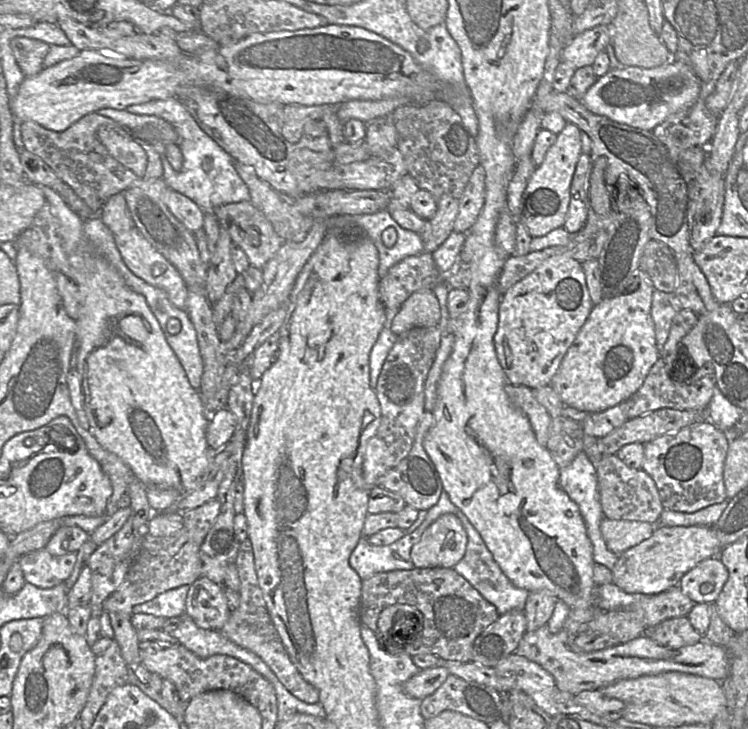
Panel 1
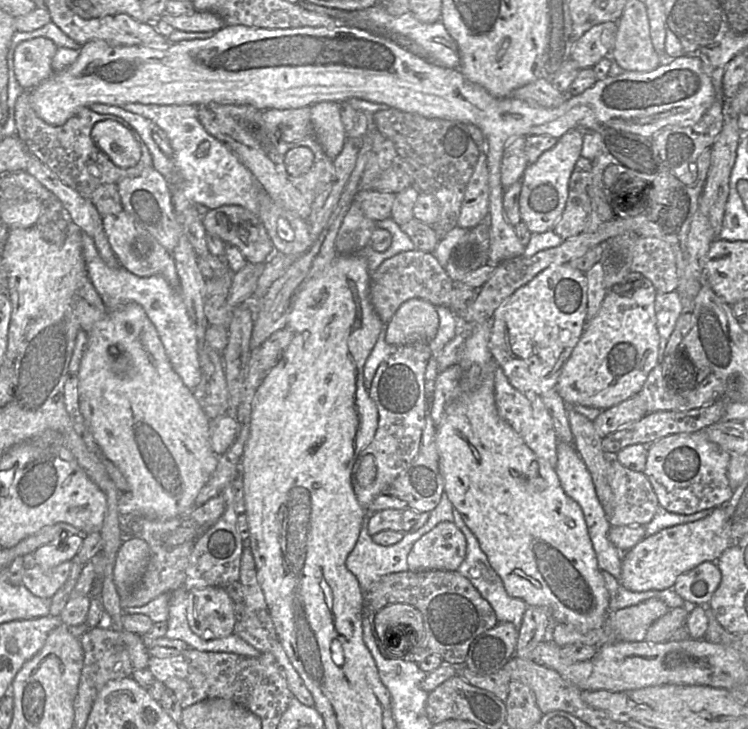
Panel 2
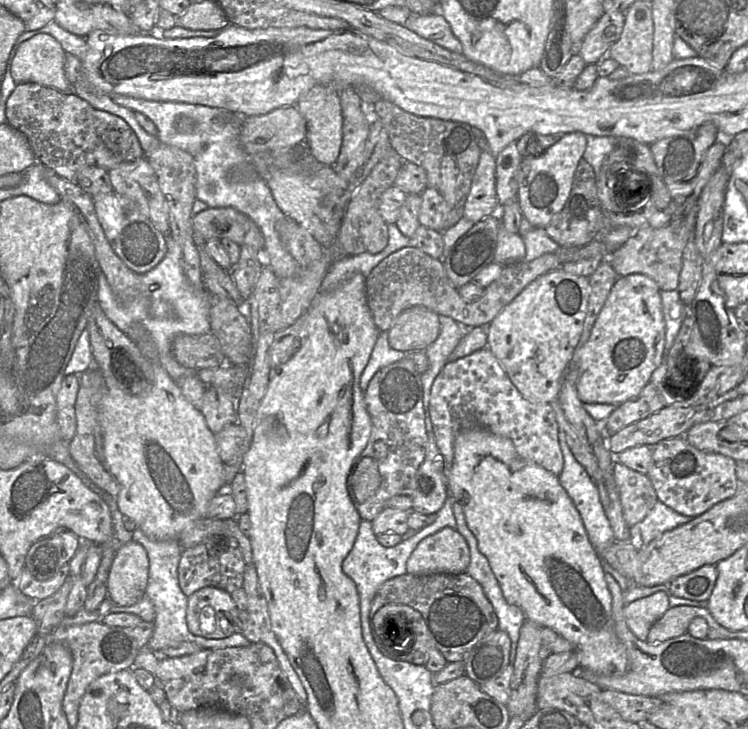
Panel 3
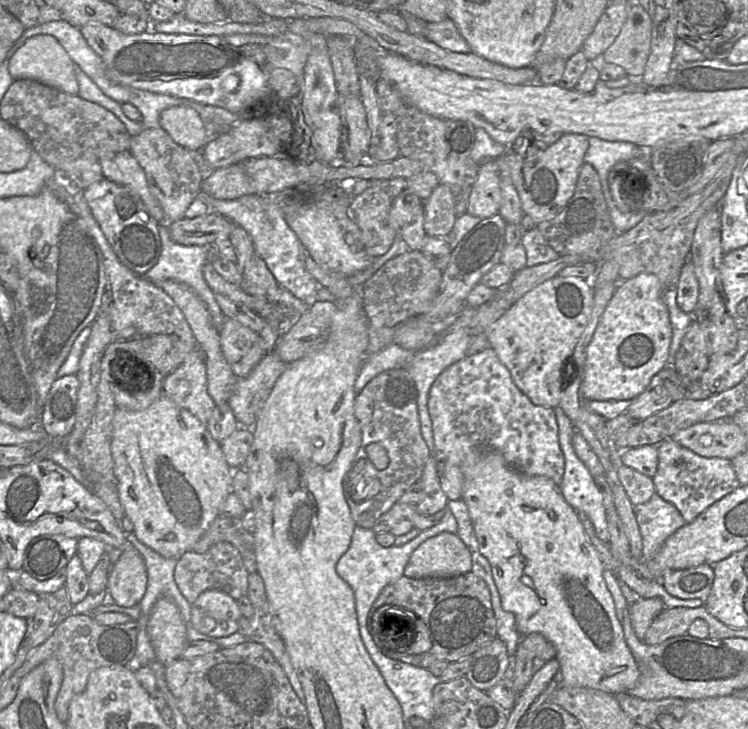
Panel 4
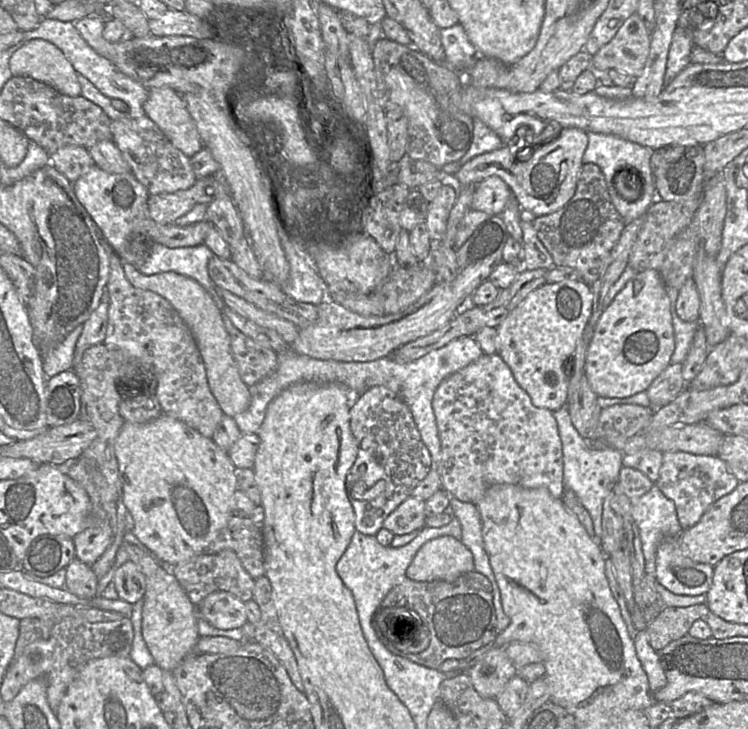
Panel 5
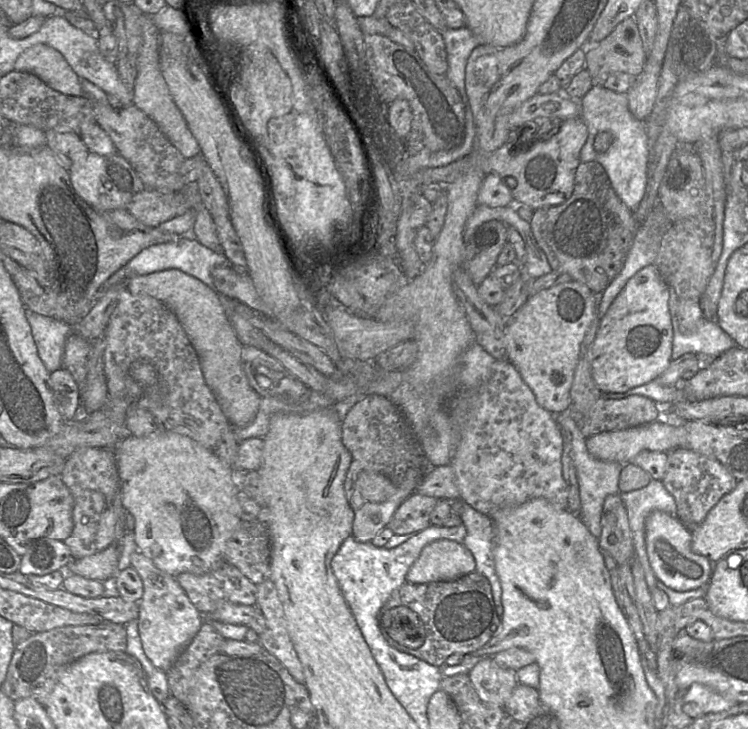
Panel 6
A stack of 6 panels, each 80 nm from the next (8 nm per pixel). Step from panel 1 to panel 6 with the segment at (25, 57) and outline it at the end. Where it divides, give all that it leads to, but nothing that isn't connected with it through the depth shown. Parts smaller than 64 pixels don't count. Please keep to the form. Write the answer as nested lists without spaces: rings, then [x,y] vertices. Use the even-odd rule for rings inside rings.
[[[36,44],[26,49],[17,58],[14,70],[34,74],[62,94],[84,95],[80,78],[64,56],[48,45]]]

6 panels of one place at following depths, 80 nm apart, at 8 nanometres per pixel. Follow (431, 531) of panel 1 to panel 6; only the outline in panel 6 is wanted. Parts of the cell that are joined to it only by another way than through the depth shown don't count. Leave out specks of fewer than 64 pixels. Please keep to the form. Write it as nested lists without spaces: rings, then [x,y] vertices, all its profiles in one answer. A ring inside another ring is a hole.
[[[440,539],[427,544],[406,574],[406,580],[413,584],[439,581],[454,581],[475,572],[475,559],[462,543]]]

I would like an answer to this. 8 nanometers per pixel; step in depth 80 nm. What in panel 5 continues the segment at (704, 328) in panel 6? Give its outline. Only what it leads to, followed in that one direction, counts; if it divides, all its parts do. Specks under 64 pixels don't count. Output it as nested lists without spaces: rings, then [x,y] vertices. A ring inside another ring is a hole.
[[[667,287],[667,294],[670,300],[670,312],[674,331],[674,350],[670,358],[670,364],[682,363],[687,356],[699,322],[685,322],[681,320],[676,312],[678,290],[673,287]]]

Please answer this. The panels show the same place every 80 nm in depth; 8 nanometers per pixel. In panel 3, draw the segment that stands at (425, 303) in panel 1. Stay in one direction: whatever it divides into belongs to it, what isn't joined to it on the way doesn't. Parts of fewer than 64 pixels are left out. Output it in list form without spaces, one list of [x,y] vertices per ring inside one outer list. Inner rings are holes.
[[[424,306],[405,309],[388,331],[389,344],[400,351],[420,351],[439,336],[439,316]]]

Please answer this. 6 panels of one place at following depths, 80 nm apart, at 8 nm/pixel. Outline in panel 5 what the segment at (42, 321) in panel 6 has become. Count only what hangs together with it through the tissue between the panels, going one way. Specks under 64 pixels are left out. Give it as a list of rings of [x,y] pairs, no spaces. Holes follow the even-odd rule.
[[[78,326],[58,344],[41,349],[43,369],[48,378],[73,369],[74,353],[81,332],[82,326]]]

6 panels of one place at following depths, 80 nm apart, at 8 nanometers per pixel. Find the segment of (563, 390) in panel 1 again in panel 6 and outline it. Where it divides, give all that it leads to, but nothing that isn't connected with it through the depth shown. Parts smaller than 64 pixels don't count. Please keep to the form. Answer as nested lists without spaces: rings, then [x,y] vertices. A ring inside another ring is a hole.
[[[650,264],[634,274],[600,321],[591,350],[592,377],[602,394],[622,393],[657,379],[669,366],[673,329],[668,308],[669,286],[657,267]]]

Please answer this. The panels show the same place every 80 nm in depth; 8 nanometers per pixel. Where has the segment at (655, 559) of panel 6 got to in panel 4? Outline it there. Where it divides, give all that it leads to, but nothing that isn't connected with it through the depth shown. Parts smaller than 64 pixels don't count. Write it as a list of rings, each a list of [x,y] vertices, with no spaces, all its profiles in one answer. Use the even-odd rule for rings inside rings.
[[[702,564],[687,569],[667,571],[659,581],[674,597],[701,599],[705,602],[711,592],[714,576],[713,566]]]

